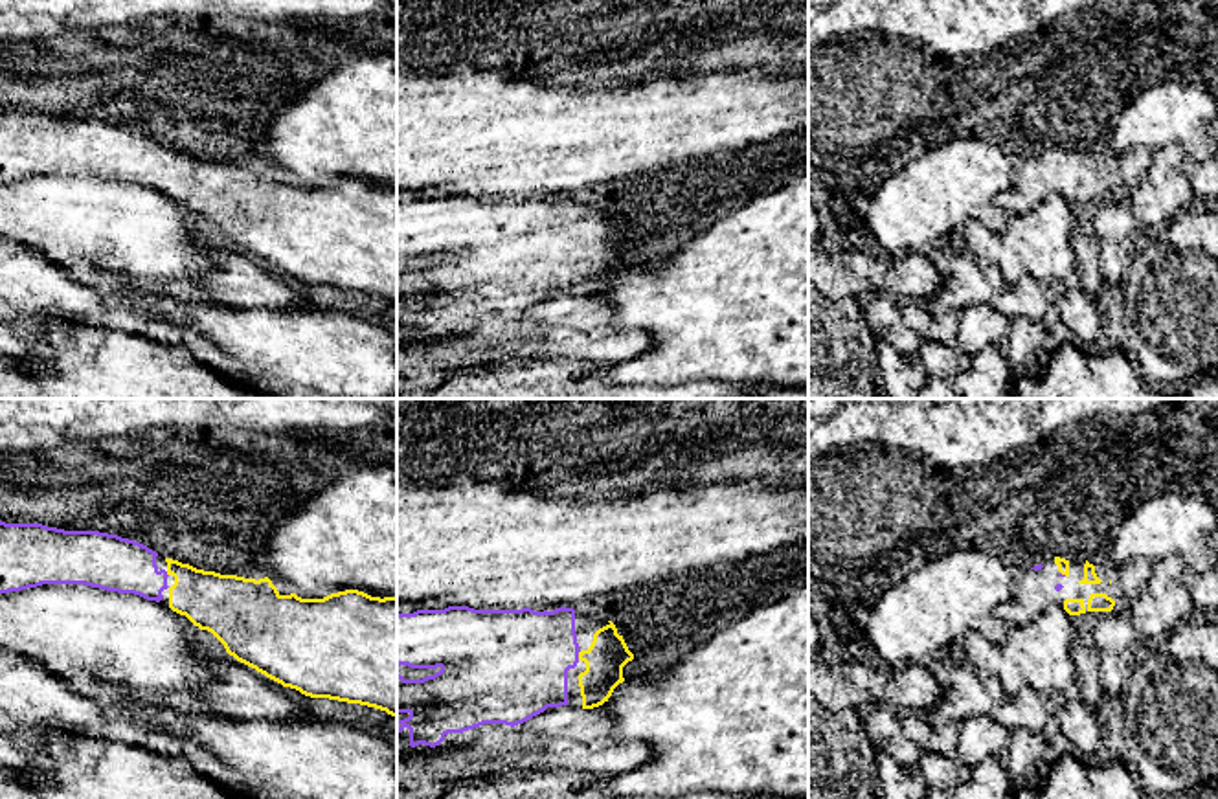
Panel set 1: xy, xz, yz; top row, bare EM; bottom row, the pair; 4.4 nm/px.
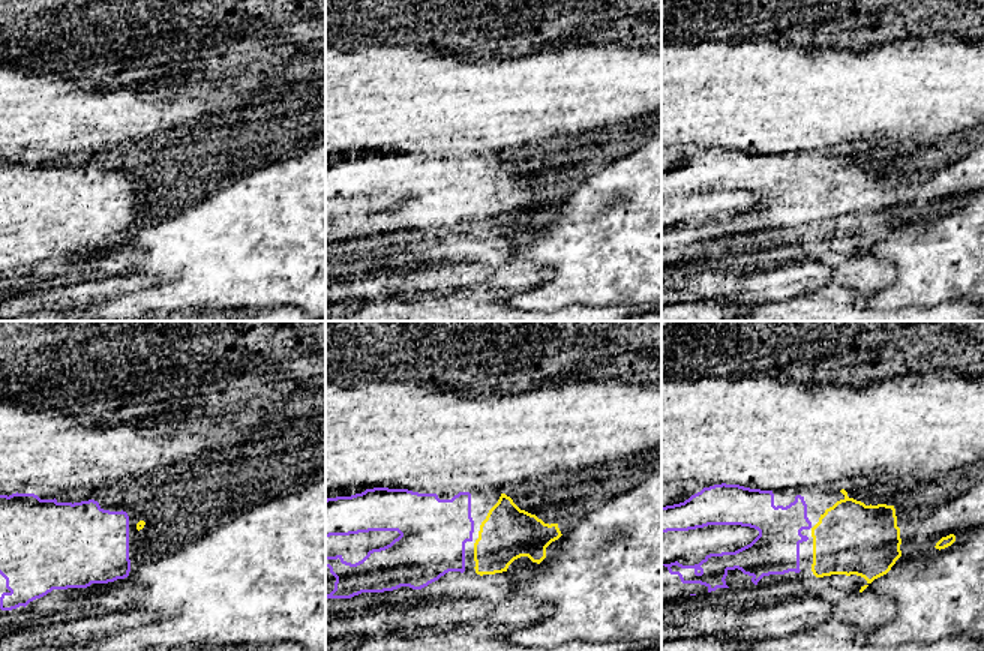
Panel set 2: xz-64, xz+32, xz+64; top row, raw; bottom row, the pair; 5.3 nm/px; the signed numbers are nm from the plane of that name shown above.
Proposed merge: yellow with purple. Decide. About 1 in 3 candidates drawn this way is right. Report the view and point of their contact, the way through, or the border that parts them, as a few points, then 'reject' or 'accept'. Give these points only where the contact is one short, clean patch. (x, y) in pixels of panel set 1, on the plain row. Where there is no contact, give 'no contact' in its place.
meets yellow in xz at (579, 243); runs through xz (607, 245), (579, 243), (522, 245); accept

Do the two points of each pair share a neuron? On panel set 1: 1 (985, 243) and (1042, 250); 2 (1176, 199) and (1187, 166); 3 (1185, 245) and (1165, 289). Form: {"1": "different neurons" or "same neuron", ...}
{"1": "same neuron", "2": "different neurons", "3": "same neuron"}

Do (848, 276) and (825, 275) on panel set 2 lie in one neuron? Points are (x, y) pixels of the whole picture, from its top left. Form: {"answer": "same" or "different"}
{"answer": "same"}

